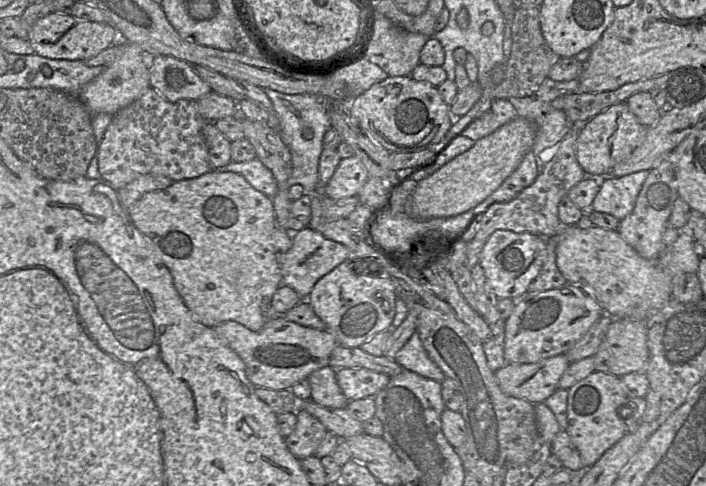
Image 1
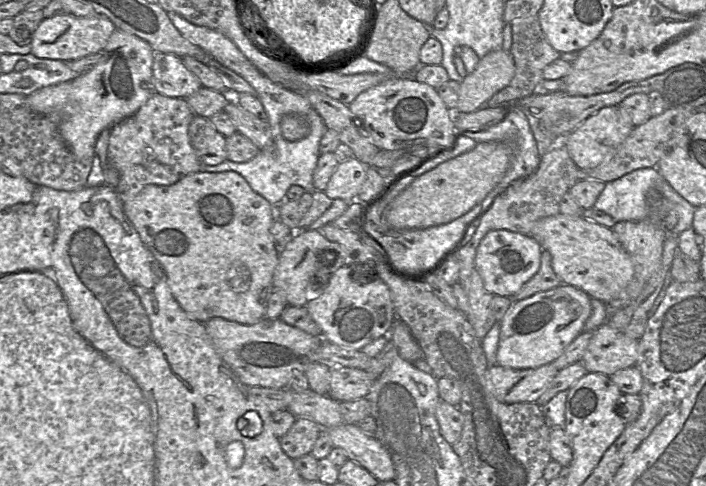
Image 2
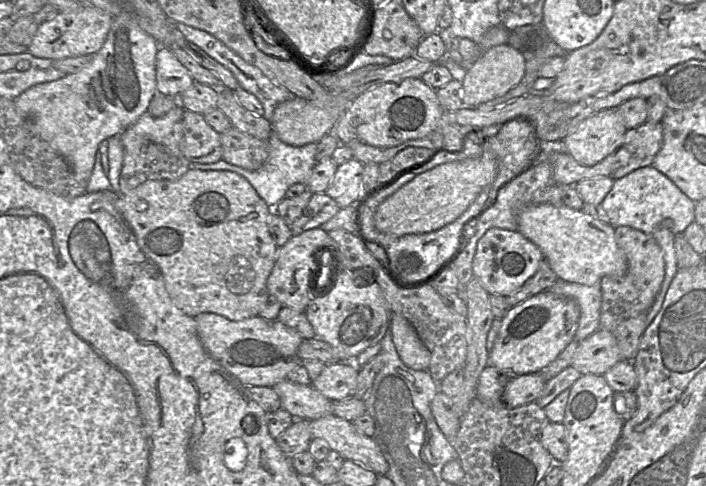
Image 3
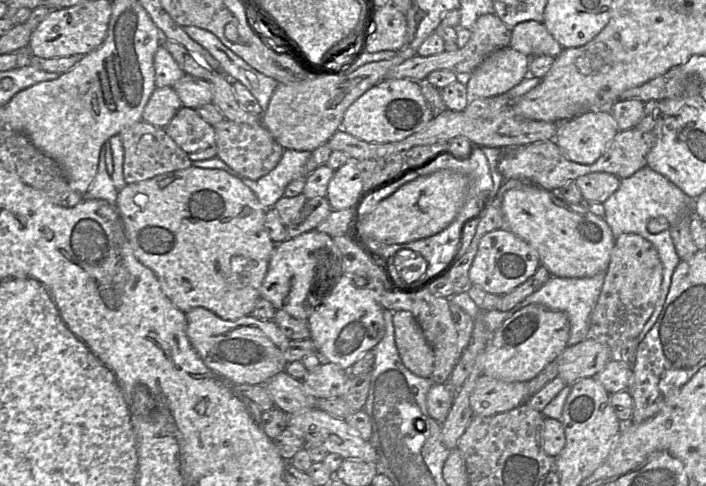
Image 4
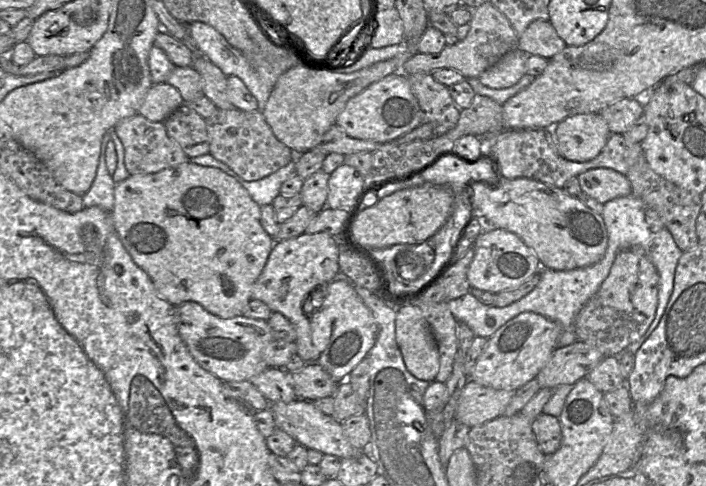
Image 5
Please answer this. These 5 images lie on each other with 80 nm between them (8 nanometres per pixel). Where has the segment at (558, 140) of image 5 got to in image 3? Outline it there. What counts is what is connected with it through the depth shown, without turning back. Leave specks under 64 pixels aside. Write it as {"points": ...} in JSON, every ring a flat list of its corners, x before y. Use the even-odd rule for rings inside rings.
{"points":[[606,109,583,120,562,140,562,149,577,163,594,166,621,144,627,131,617,109]]}

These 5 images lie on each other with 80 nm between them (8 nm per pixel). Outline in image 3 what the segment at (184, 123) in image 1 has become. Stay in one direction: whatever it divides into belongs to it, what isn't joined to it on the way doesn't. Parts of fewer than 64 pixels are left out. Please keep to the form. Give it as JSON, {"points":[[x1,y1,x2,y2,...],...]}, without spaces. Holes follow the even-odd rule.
{"points":[[177,104,161,117,154,117,146,112,119,135,123,148,135,150,143,142,153,142,161,145,169,154,183,156,180,144,183,138,184,110]]}

